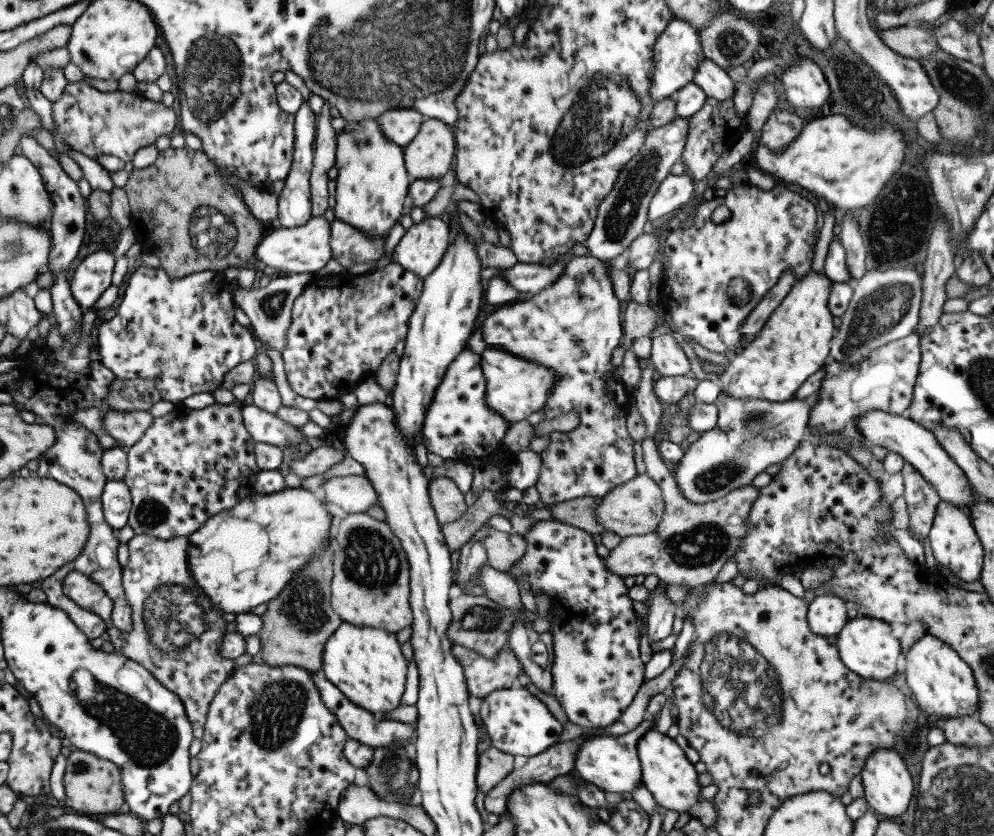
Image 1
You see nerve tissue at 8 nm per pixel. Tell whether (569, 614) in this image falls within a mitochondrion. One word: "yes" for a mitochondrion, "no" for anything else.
no

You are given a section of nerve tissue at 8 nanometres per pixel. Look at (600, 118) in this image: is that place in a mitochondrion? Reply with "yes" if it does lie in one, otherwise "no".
yes

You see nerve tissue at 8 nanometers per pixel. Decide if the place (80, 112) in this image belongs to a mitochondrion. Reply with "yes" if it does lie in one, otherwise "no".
no

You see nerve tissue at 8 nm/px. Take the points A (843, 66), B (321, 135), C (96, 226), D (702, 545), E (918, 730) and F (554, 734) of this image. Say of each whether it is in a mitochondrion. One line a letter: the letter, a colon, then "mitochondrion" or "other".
A: mitochondrion
B: other
C: other
D: mitochondrion
E: other
F: other

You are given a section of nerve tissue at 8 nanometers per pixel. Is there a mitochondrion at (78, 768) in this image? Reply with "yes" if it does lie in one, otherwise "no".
yes

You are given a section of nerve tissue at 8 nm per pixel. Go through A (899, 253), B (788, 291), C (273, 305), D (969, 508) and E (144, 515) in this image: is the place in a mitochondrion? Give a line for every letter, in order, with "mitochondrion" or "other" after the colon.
A: mitochondrion
B: other
C: mitochondrion
D: other
E: mitochondrion

